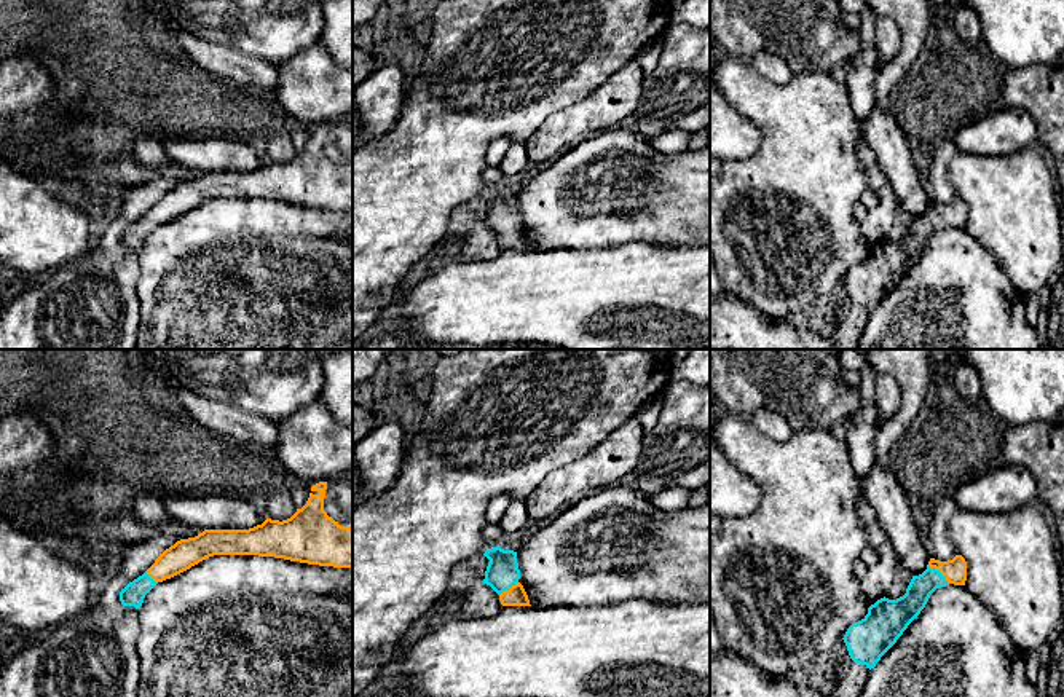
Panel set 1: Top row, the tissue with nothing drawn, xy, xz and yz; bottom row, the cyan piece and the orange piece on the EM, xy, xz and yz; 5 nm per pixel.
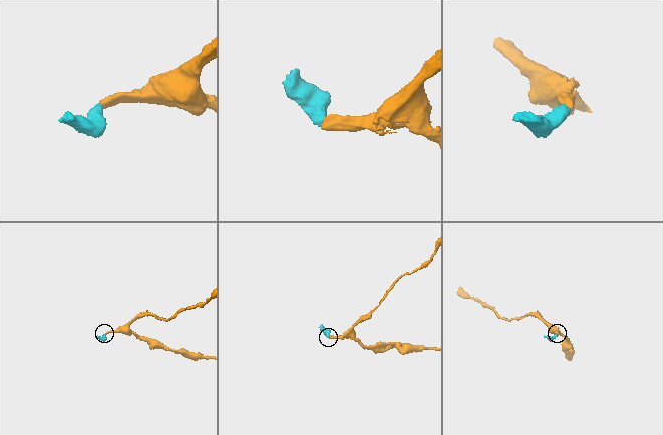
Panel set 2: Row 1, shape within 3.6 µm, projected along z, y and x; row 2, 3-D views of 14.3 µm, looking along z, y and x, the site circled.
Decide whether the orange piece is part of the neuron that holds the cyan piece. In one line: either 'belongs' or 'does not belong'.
belongs

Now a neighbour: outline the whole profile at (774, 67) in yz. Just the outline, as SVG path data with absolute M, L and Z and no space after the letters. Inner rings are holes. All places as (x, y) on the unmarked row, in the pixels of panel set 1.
M767 51L758 53L750 61L761 75L777 85L786 85L794 75L794 72L780 56L770 54Z

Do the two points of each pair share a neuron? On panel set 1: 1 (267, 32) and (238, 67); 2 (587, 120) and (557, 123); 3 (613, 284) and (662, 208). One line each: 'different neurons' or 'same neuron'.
1: different neurons
2: same neuron
3: different neurons

